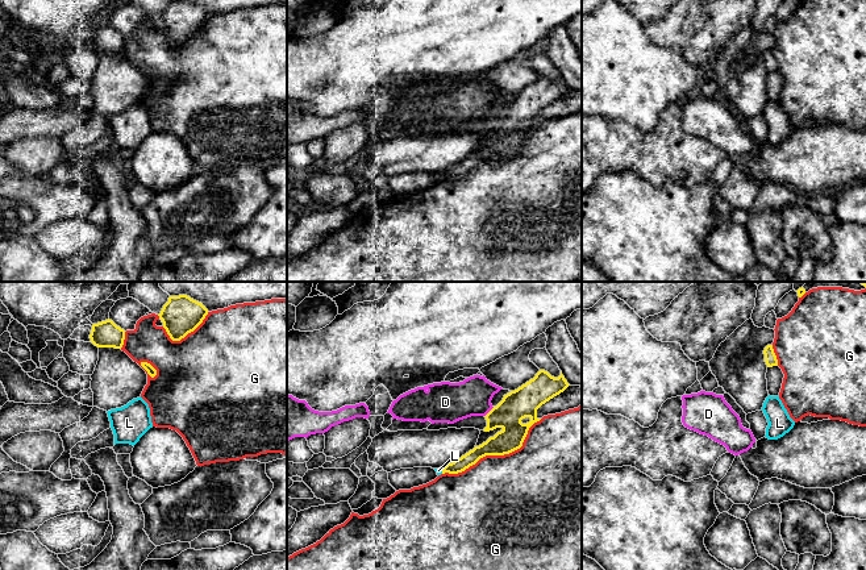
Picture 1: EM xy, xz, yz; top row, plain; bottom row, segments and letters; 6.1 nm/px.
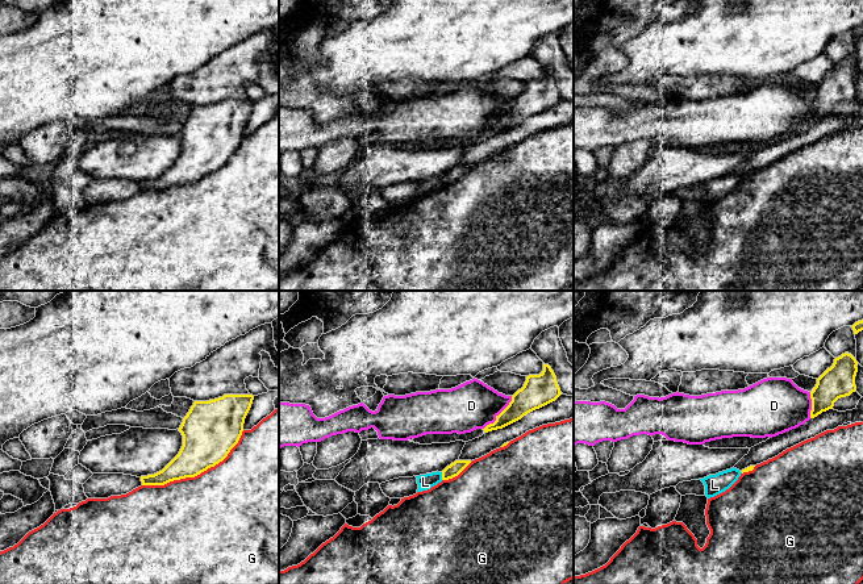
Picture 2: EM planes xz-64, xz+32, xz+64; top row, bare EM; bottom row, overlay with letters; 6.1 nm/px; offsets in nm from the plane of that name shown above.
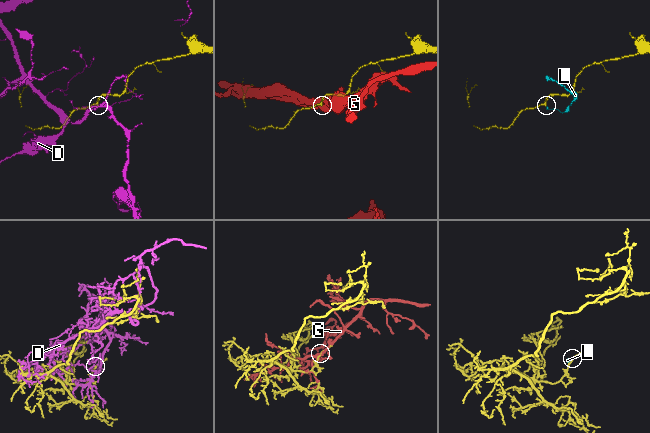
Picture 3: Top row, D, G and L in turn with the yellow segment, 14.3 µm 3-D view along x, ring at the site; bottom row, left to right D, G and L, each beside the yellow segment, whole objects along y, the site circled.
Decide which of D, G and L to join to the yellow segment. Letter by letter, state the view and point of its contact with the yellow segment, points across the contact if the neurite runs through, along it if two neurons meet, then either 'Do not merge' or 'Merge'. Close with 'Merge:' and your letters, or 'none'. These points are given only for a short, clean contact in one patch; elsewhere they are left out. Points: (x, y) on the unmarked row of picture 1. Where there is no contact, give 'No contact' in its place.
D: Touches yellow at xz (488, 117). Do not merge
G: Touches yellow at xz (496, 159). Do not merge
L: Touches yellow at xz (442, 175). Boundary: xz (444, 173), (441, 178). Do not merge
Merge: none

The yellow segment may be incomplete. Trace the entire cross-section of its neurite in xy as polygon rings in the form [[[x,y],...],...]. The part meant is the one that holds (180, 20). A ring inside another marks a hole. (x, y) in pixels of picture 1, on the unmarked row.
[[[187,0],[170,1],[158,20],[172,46],[180,46],[193,37],[208,20],[208,14]]]

